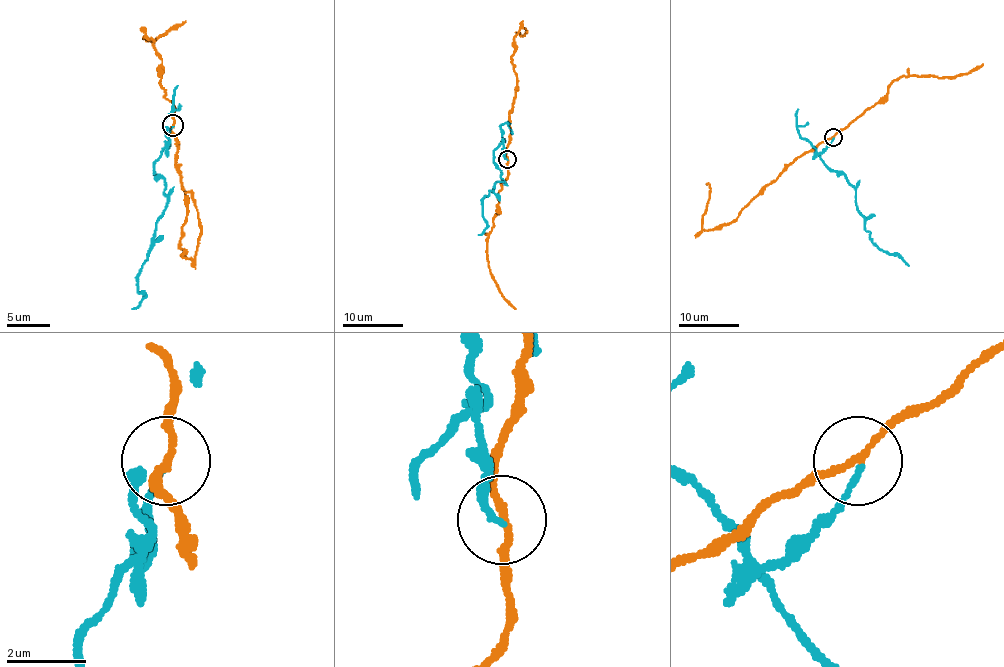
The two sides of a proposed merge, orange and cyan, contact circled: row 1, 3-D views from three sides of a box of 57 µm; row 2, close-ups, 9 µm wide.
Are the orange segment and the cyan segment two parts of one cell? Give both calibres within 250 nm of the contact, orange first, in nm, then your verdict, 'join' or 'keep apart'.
calibres 160 and 140 nm; keep apart

